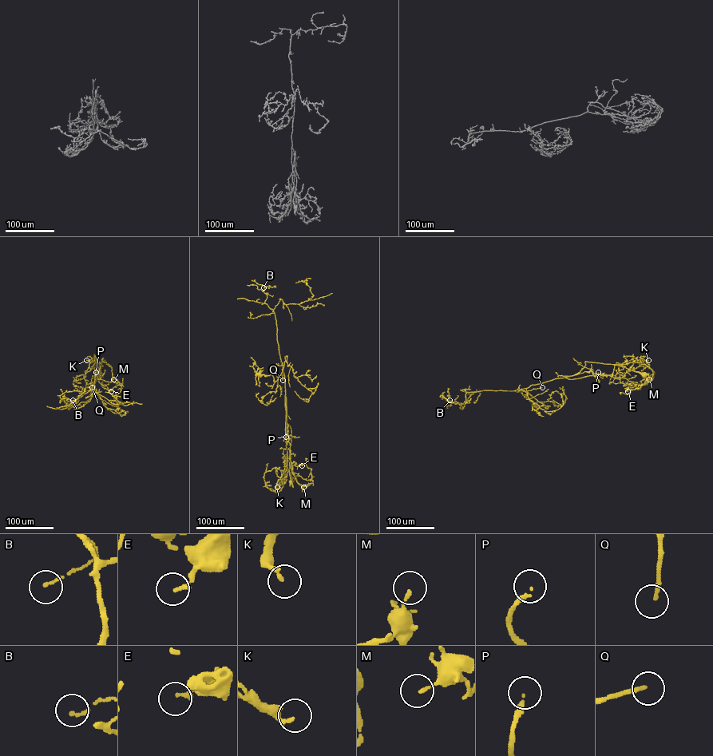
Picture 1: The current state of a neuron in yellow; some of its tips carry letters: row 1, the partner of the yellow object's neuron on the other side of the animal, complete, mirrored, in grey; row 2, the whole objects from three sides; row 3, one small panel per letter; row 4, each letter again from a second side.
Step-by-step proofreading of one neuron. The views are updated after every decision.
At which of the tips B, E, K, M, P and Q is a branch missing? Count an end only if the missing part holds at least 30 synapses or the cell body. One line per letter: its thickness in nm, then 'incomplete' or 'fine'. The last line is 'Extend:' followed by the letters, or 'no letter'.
B: 120 nm thick; fine
E: 170 nm thick; fine
K: 170 nm thick; fine
M: 120 nm thick; fine
P: 130 nm thick; incomplete
Q: 160 nm thick; incomplete
Extend: P, Q

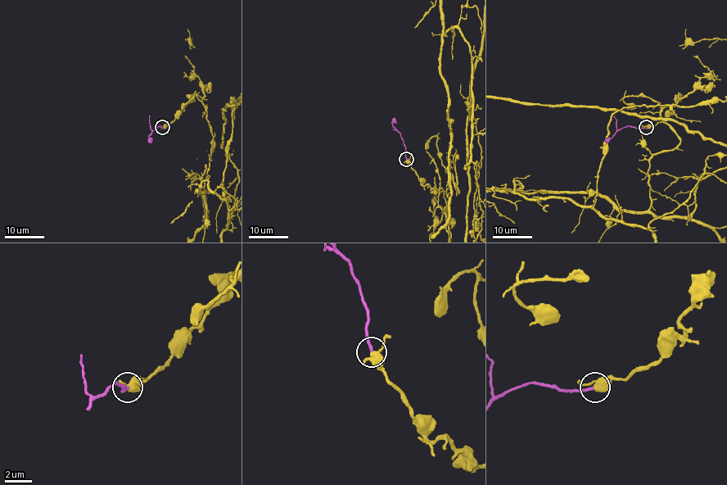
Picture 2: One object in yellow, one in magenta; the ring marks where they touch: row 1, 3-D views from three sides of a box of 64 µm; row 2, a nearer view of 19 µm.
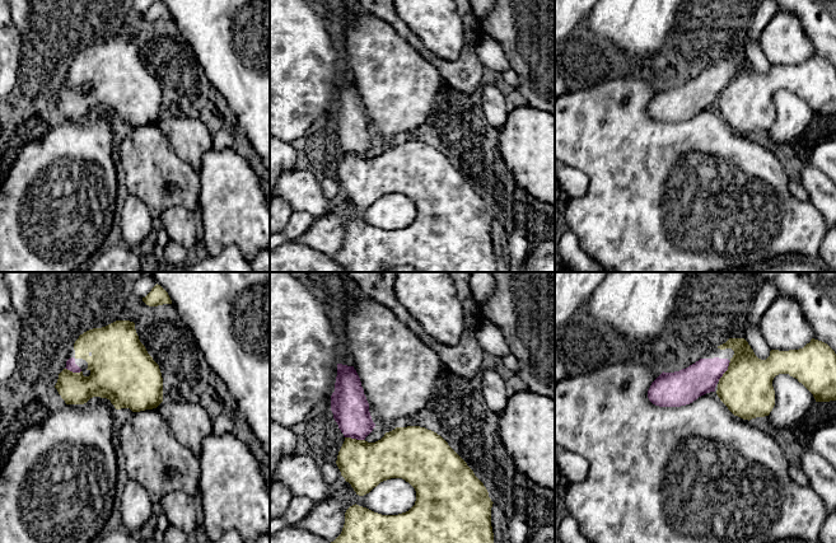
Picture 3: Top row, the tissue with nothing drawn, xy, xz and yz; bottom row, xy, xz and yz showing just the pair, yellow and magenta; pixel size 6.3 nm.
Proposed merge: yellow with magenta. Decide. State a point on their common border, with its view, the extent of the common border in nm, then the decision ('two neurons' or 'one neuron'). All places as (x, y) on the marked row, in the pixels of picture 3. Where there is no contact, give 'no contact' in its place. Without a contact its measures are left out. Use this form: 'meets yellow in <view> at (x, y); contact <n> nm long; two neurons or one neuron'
meets yellow in xz at (355, 439); contact 130 nm long; one neuron

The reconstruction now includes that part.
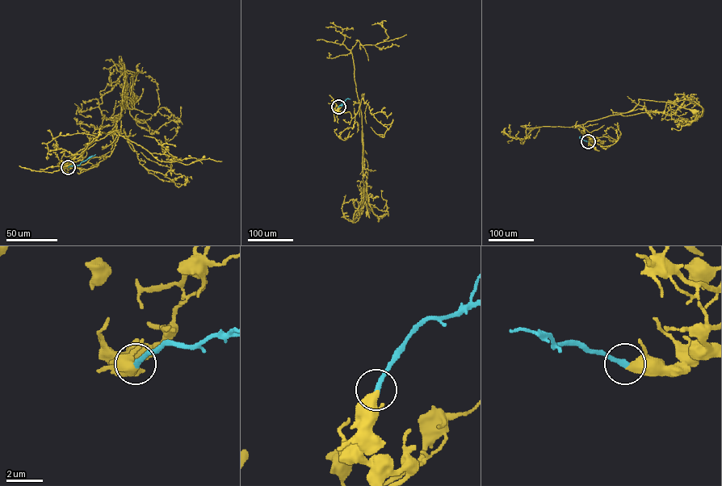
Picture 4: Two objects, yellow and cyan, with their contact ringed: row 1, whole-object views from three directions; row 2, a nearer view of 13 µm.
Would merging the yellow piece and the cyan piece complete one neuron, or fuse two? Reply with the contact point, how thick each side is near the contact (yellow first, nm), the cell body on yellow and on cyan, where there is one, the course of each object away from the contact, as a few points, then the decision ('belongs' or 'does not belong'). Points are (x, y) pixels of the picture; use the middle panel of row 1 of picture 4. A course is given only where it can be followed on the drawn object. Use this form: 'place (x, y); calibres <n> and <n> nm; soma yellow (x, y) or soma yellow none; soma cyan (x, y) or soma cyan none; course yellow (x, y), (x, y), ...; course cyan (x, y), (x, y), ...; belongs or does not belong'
place (338, 106); calibres 500 and 280 nm; soma yellow (367, 213); soma cyan none; course yellow (338, 106), (340, 111), (350, 111), (352, 119), (360, 103), (358, 102), (363, 157), (368, 169), (367, 212); course cyan (338, 106), (346, 99), (350, 99); belongs

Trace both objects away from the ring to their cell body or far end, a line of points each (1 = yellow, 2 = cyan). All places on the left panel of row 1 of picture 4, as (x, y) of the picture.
1: (68, 167), (88, 169), (111, 152), (127, 70), (135, 73), (130, 77), (132, 101)
2: (68, 167), (78, 165), (95, 154)

